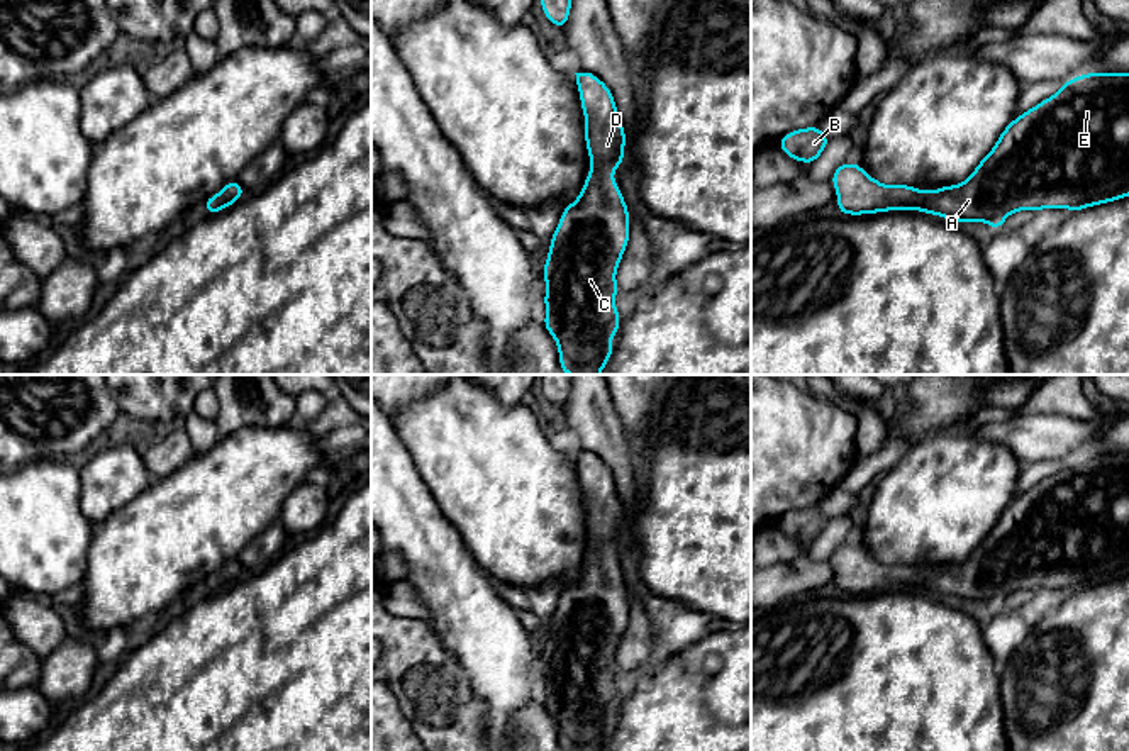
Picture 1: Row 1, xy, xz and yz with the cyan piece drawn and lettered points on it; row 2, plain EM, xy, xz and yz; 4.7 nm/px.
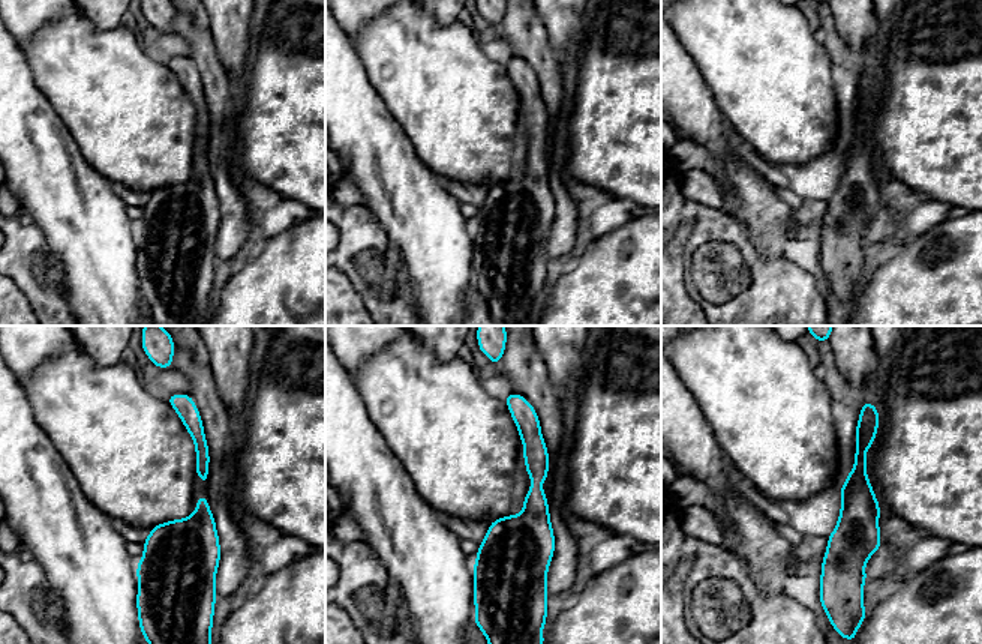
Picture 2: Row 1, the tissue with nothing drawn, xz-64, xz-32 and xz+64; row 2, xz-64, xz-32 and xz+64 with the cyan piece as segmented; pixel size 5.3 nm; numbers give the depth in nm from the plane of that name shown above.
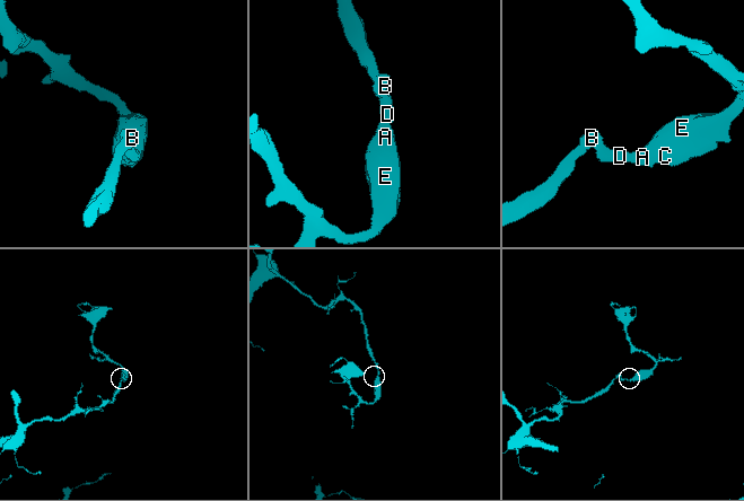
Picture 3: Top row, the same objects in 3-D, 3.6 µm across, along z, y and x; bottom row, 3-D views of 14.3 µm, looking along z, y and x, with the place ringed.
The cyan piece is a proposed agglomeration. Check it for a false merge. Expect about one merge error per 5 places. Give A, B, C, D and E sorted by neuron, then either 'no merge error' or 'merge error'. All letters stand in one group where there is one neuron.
A B C D E; no merge error

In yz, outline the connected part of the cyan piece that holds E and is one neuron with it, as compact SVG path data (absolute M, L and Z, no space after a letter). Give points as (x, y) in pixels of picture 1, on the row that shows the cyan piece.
M1085 73L1066 80L1036 107L1015 117L966 181L924 192L910 185L883 185L861 164L839 164L831 181L837 212L865 215L919 210L958 224L985 222L995 231L1019 210L1070 209L1071 214L1129 197L1129 73Z

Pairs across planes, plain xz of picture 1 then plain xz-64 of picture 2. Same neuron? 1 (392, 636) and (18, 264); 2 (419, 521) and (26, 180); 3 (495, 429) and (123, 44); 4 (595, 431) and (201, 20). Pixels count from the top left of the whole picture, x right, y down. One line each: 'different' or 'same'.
1: same
2: same
3: same
4: different

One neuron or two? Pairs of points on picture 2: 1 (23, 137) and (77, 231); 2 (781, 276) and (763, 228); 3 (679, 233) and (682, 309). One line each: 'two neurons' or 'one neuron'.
1: one neuron
2: two neurons
3: one neuron

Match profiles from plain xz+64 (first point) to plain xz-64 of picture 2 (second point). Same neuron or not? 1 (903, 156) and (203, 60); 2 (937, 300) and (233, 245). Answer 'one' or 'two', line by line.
1: two
2: two

